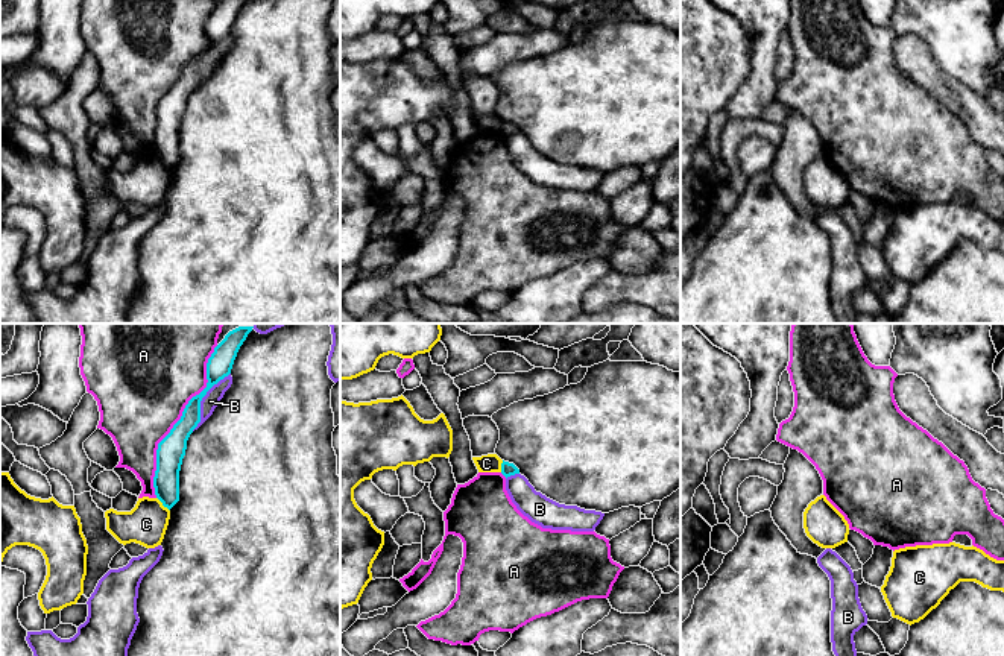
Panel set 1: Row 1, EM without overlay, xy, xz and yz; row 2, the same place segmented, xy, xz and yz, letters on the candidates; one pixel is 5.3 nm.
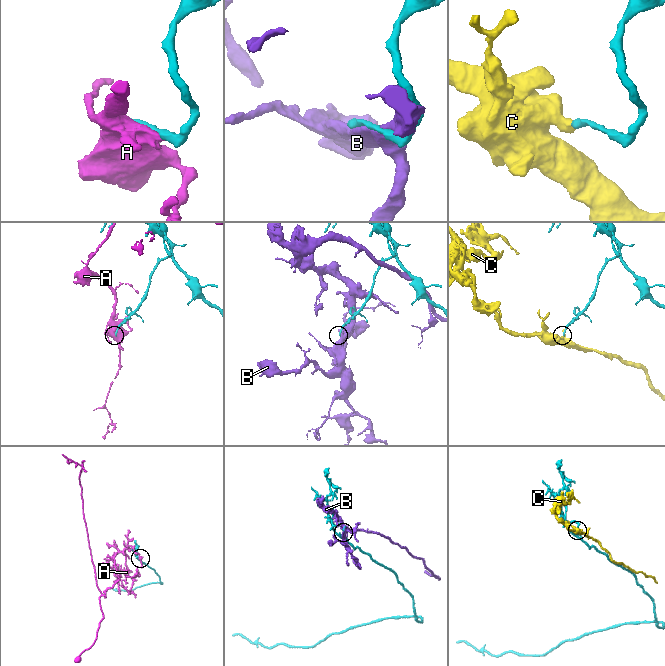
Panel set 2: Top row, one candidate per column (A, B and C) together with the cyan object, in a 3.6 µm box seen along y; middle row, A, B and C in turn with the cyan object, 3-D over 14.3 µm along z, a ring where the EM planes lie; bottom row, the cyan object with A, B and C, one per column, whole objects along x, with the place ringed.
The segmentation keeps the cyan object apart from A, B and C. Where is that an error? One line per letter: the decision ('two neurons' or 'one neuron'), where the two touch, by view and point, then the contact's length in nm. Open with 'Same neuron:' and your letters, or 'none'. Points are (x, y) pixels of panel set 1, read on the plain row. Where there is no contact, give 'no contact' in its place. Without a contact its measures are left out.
Same neuron: none
A: two neurons; meets cyan in xy at (178, 81); contact 850 nm long
B: two neurons; meets cyan in xy at (201, 59); contact 380 nm long
C: two neurons; meets cyan in xy at (163, 164); contact 100 nm long

